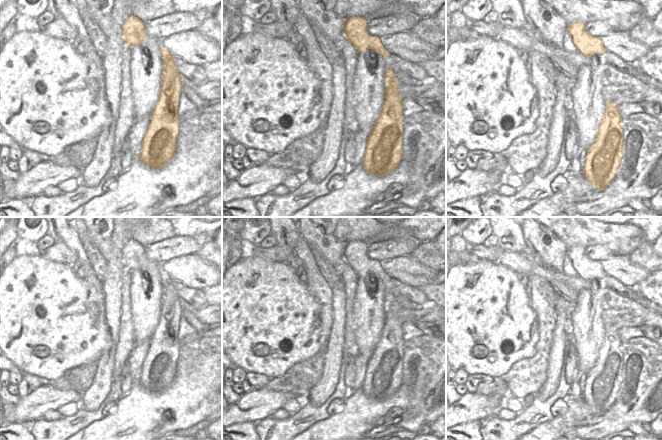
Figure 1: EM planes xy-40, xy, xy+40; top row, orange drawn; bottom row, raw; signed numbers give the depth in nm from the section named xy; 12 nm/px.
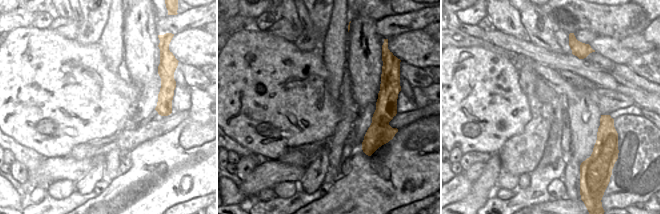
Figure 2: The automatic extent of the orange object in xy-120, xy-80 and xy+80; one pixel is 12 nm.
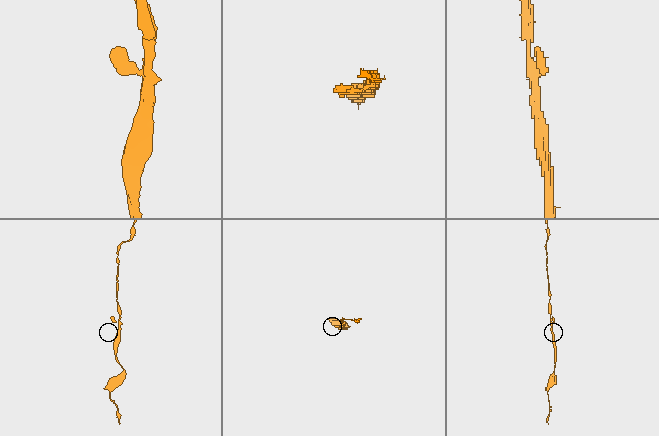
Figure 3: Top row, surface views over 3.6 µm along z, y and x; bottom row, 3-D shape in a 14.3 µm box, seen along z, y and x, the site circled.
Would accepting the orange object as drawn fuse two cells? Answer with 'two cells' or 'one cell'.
one cell

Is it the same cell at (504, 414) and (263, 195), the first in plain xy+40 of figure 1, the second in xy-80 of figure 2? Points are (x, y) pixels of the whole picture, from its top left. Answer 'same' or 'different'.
same

